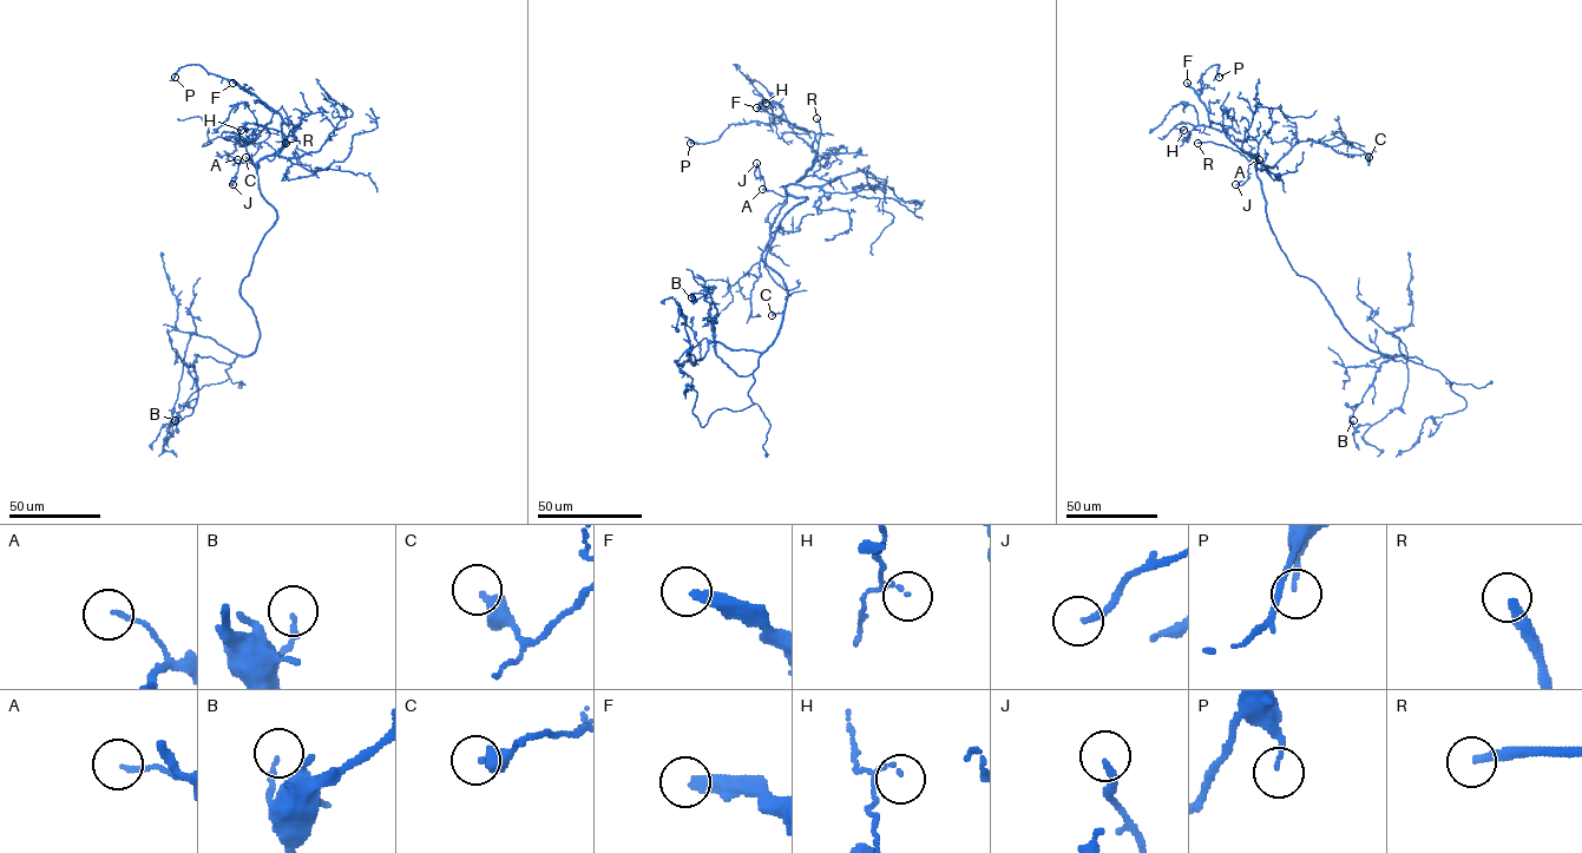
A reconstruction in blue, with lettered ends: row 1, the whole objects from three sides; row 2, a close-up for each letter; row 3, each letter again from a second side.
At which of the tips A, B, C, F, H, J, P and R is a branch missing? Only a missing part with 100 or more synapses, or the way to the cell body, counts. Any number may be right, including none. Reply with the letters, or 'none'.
F, R

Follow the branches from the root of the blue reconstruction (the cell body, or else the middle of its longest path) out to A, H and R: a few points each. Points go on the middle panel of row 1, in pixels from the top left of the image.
A: (770, 242), (782, 218), (807, 198), (793, 196), (783, 186), (783, 196), (762, 189)
H: (770, 242), (782, 218), (807, 198), (783, 185), (799, 182), (816, 153), (778, 104), (766, 103)
R: (770, 242), (782, 218), (807, 198), (793, 196), (783, 185), (794, 184), (812, 166), (821, 136), (816, 118)

